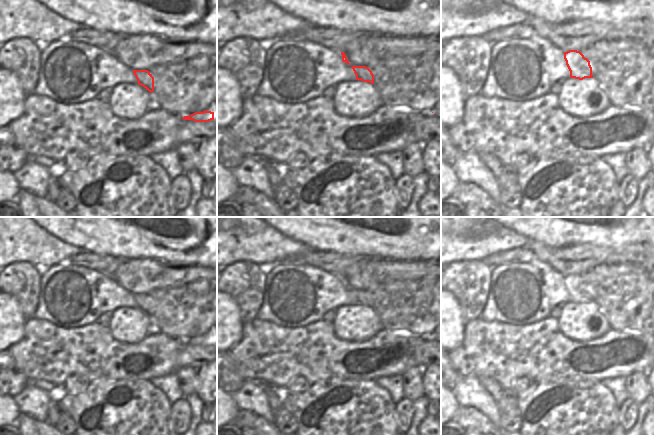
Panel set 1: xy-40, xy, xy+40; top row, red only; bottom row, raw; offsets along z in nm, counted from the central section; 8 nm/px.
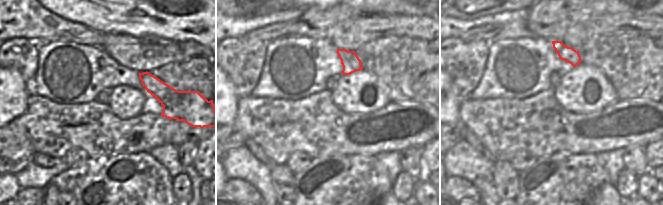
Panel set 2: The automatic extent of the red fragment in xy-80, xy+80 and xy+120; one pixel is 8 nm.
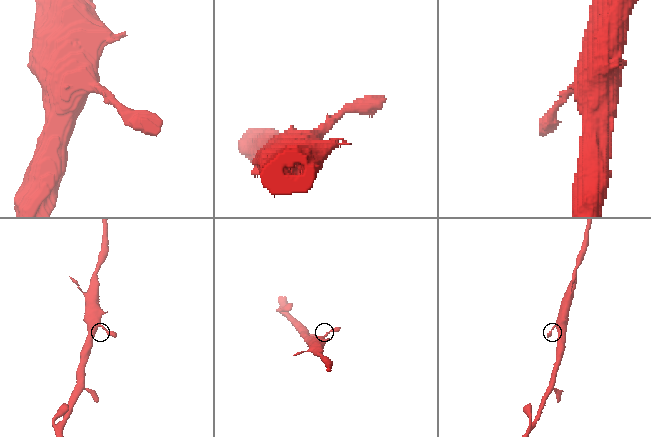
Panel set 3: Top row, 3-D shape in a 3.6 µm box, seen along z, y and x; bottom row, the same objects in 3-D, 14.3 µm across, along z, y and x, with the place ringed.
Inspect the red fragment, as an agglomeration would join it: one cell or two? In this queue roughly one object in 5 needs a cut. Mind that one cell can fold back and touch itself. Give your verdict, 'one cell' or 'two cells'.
one cell

